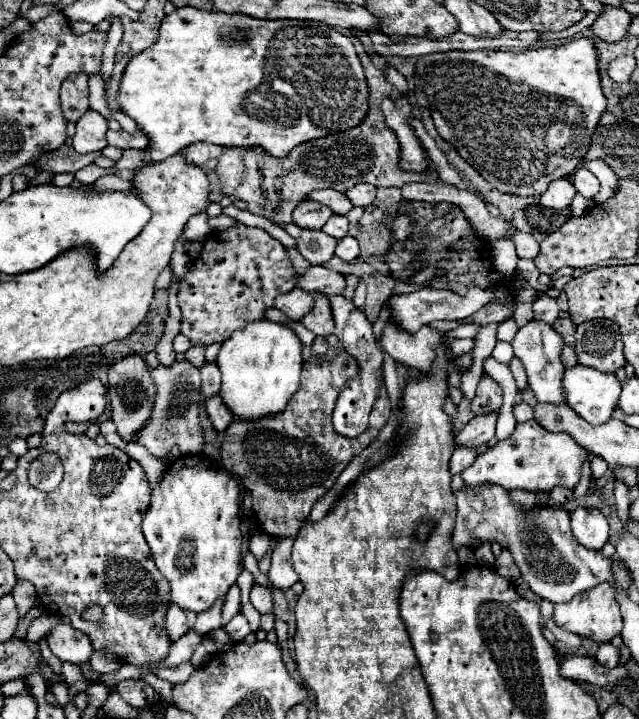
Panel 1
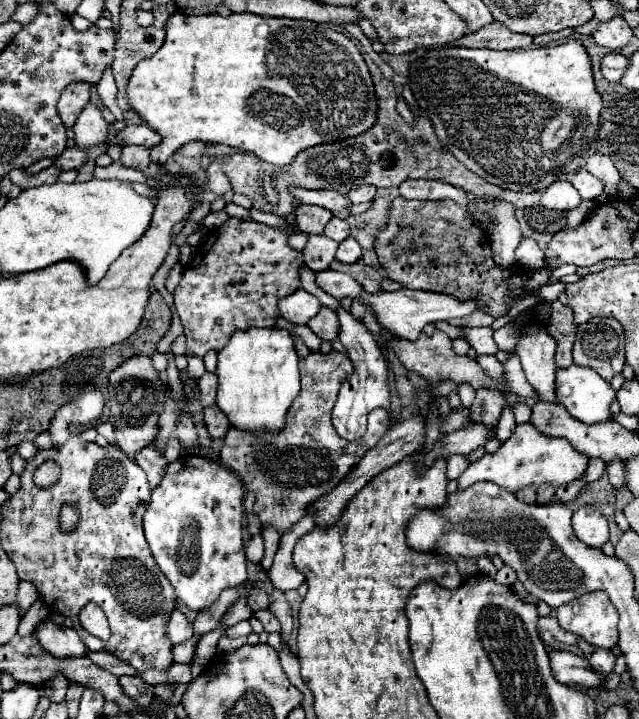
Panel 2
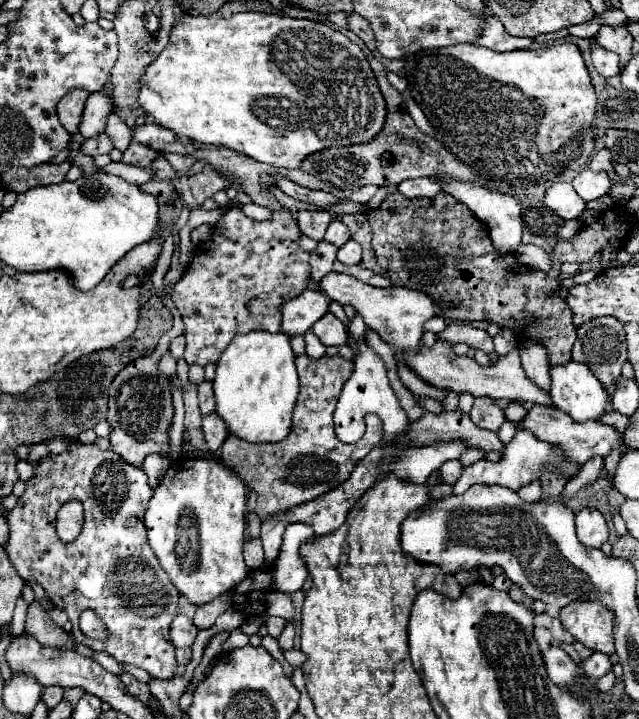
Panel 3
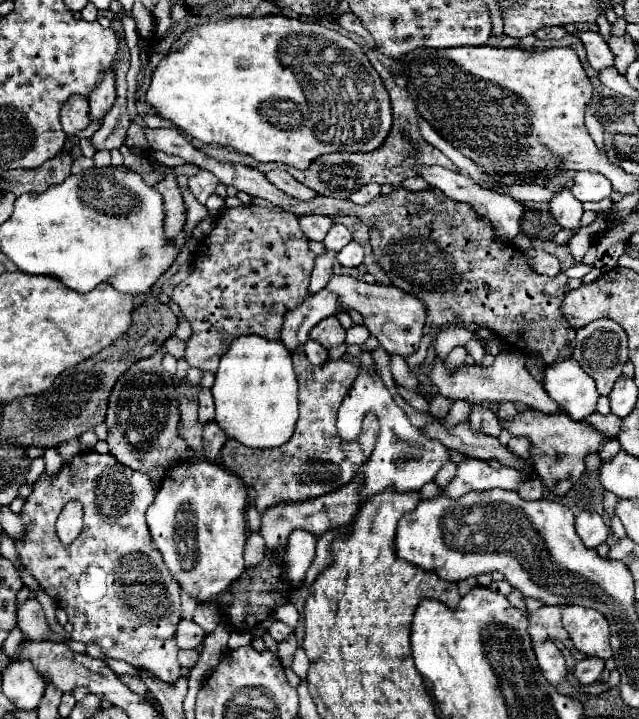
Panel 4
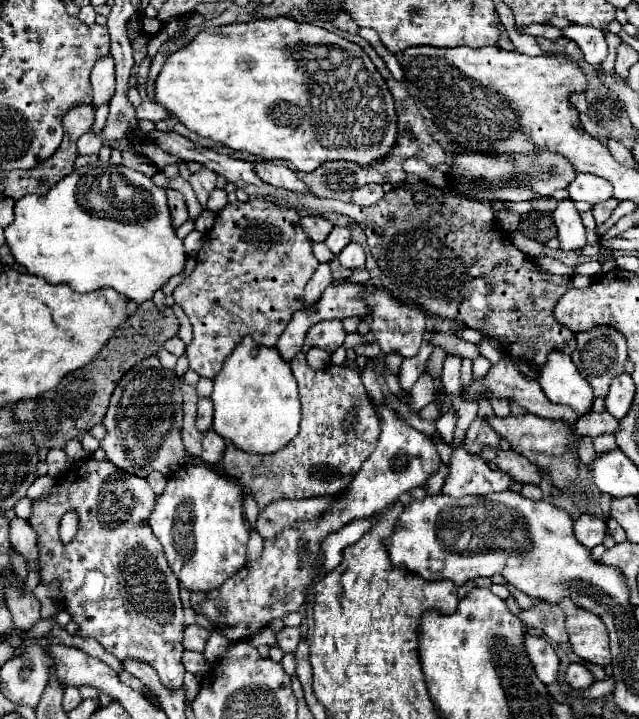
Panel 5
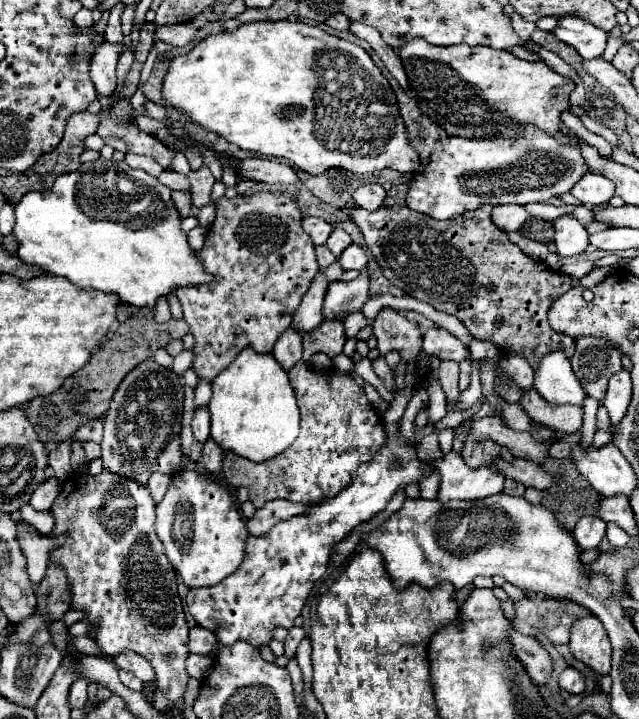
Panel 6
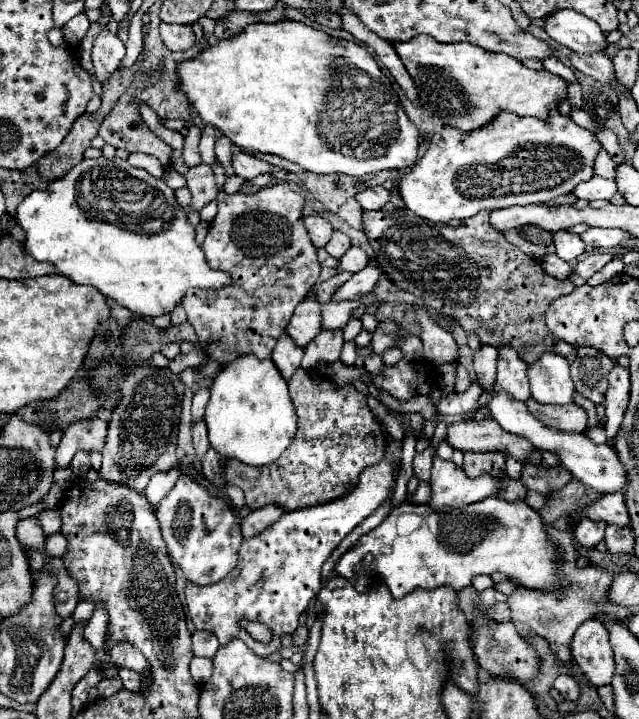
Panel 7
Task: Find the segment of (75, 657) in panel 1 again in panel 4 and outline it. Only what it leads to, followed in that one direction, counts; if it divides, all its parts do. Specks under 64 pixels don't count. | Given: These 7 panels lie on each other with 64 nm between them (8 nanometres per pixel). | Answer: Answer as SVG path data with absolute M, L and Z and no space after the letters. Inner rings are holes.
M28 598L22 604L16 604L16 620L22 634L30 640L44 640L52 634L44 618L44 610L36 598Z

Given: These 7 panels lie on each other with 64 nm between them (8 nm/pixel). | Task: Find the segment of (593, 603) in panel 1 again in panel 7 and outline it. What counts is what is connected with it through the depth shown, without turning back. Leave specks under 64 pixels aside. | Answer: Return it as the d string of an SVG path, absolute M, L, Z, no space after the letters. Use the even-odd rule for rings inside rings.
M586 620L572 638L574 660L594 688L606 686L614 676L614 652L610 636L600 620Z

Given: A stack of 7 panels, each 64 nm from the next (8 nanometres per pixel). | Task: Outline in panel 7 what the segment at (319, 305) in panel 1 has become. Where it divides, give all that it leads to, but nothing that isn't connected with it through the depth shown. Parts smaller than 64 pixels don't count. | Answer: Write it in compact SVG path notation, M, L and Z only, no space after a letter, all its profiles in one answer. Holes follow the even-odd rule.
M322 330L310 344L304 348L304 358L300 368L304 370L314 370L318 364L330 364L340 358L342 350L342 332L332 332L332 330Z

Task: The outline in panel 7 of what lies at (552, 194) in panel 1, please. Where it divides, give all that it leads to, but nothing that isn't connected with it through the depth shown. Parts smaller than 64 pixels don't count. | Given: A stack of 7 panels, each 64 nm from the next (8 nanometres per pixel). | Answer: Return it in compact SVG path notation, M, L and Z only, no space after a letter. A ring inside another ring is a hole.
M566 230L554 234L554 246L556 246L556 256L564 262L574 262L586 252L586 244L580 240L580 236L570 234Z

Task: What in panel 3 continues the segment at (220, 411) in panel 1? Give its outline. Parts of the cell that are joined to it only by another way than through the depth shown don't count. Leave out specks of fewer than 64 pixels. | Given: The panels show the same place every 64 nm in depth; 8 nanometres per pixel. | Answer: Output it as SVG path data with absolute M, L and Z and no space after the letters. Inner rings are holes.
M216 414L202 418L202 430L204 430L204 440L206 440L206 446L210 452L216 452L228 436L226 424L220 422L220 416L216 416Z

